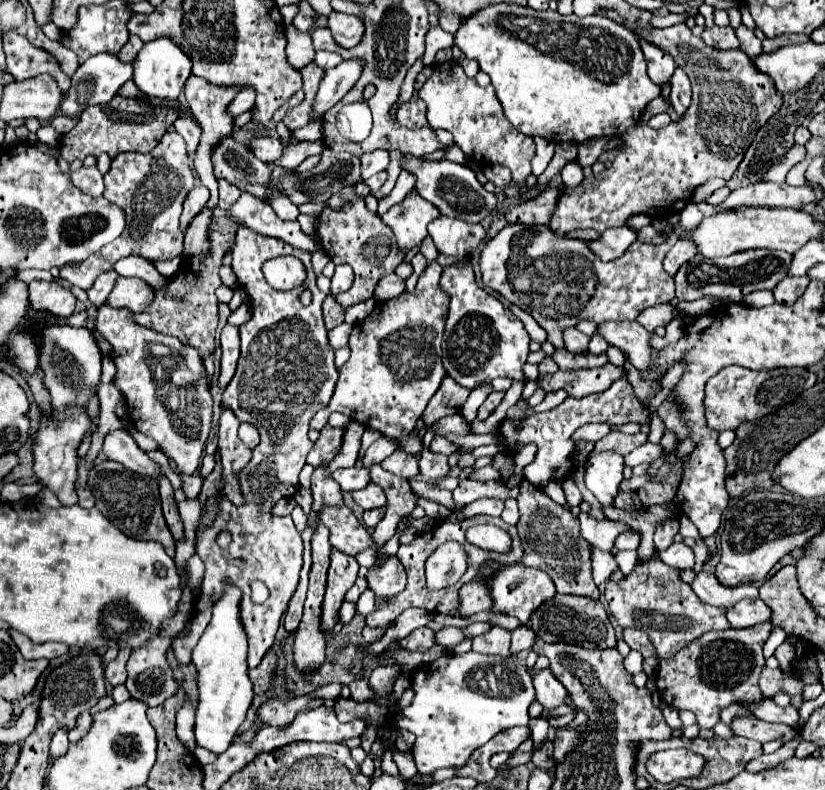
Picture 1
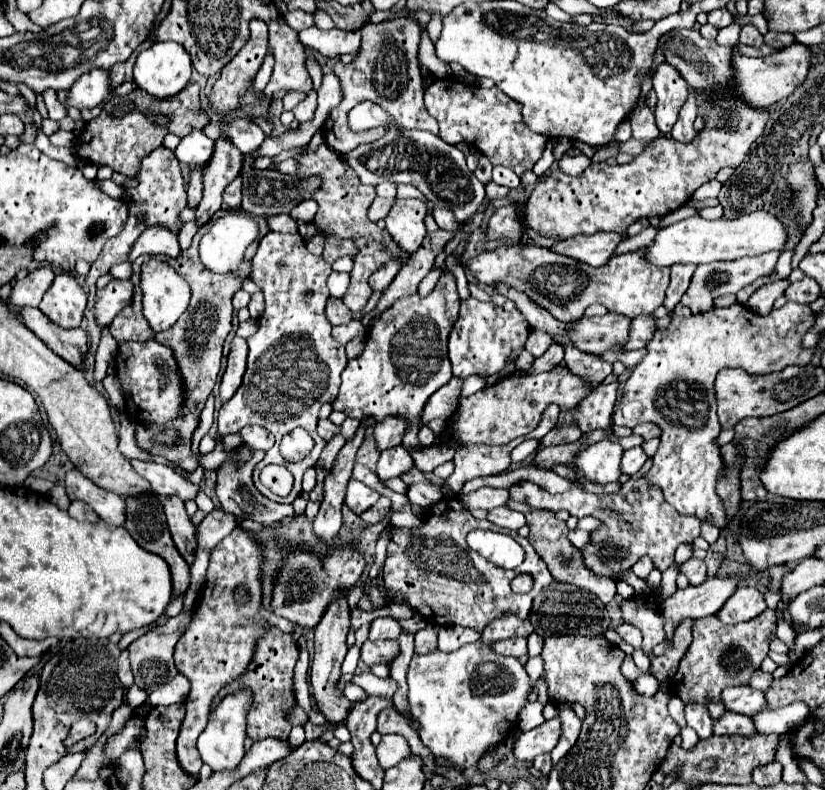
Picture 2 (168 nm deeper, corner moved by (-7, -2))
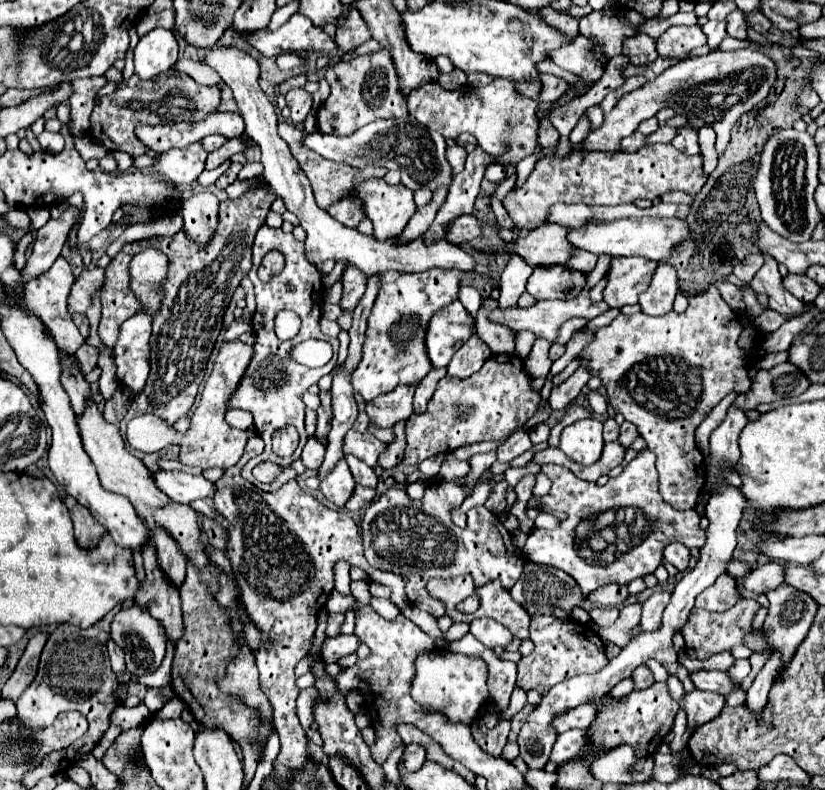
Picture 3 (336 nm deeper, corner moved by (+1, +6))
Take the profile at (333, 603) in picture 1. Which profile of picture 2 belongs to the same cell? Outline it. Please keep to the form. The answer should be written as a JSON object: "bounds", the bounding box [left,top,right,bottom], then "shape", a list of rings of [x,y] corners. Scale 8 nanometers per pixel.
{"bounds":[311,597,351,723],"shape":[[[339,597],[339,601],[335,601],[335,605],[331,605],[327,613],[323,613],[319,625],[315,627],[315,659],[311,669],[311,685],[315,701],[319,705],[319,711],[331,723],[341,723],[347,715],[347,709],[351,707],[345,695],[337,691],[337,681],[341,677],[341,663],[347,653],[347,633],[349,633],[349,605],[347,597]]]}

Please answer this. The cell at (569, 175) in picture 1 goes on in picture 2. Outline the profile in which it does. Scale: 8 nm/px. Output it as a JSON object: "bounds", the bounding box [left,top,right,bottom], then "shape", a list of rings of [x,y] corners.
{"bounds":[559,155,591,177],"shape":[[[563,155],[559,159],[559,169],[571,177],[579,177],[587,167],[591,165],[591,159],[585,155],[577,155],[577,157],[567,157]]]}

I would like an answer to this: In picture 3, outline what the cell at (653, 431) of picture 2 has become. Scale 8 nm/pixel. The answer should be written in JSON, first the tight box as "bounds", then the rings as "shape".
{"bounds":[617,421,639,447],"shape":[[[625,421],[625,423],[621,425],[621,435],[619,435],[617,441],[619,441],[623,447],[629,447],[637,437],[639,437],[639,433],[637,433],[635,425],[629,423],[629,421]]]}

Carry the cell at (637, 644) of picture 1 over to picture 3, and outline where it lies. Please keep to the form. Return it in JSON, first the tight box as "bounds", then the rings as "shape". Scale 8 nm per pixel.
{"bounds":[589,607,619,625],"shape":[[[595,607],[595,609],[589,611],[591,621],[597,623],[597,625],[611,625],[617,619],[617,615],[619,615],[619,611],[615,607],[613,609],[599,609],[599,607]]]}

